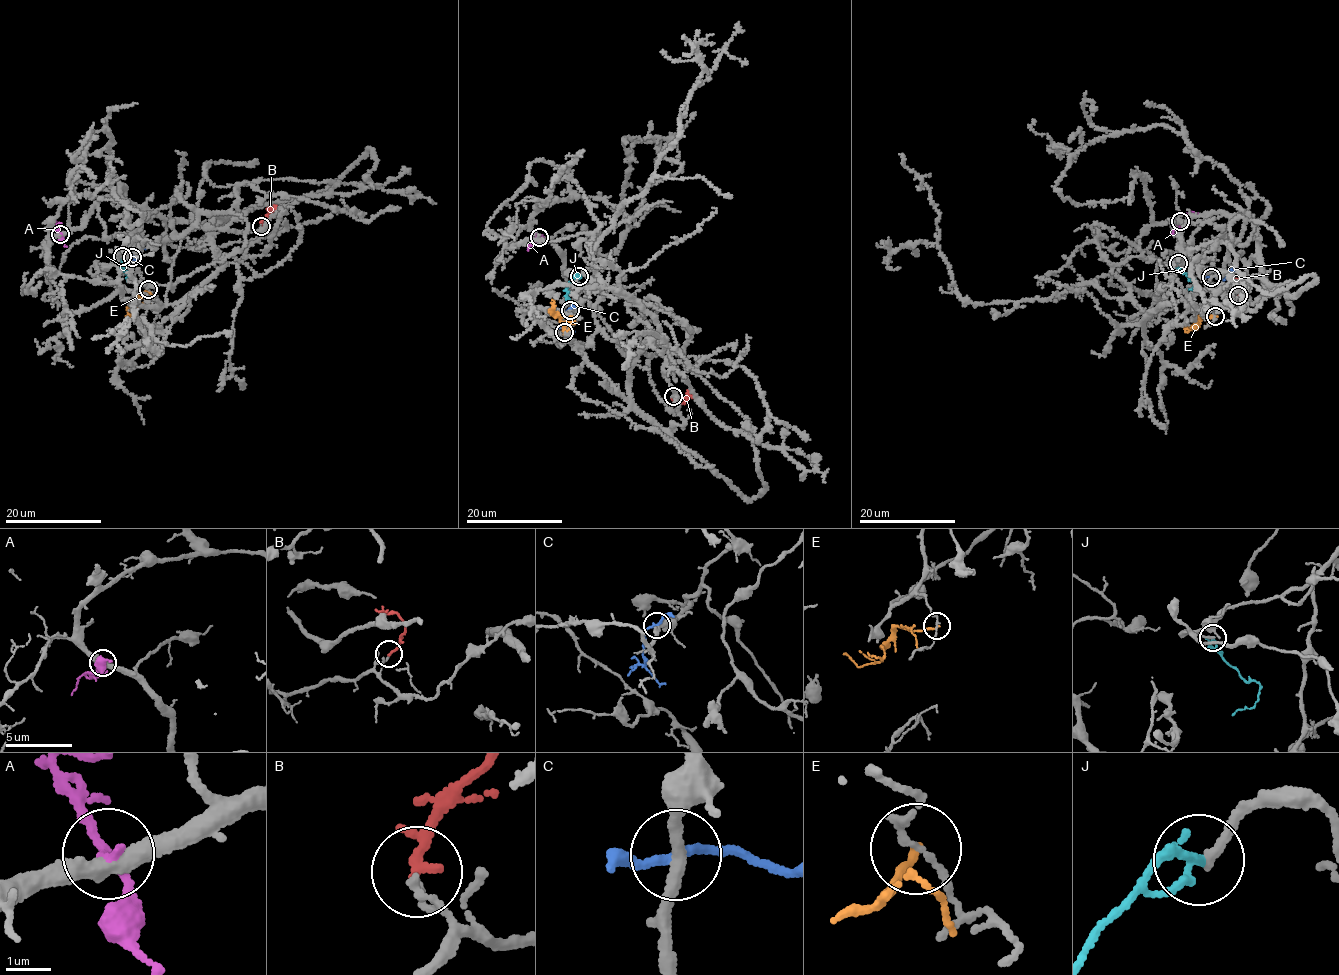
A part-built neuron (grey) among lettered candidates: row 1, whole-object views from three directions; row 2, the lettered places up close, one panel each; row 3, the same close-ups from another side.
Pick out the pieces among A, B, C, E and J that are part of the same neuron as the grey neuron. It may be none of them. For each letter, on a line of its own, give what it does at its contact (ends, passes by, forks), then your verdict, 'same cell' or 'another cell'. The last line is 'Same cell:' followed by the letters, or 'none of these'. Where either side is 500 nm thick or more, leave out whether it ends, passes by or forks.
A: it passes by; another cell
B: it passes by; another cell
C: it passes by; another cell
E: it ends there; another cell
J: it passes by; another cell
Same cell: none of these

